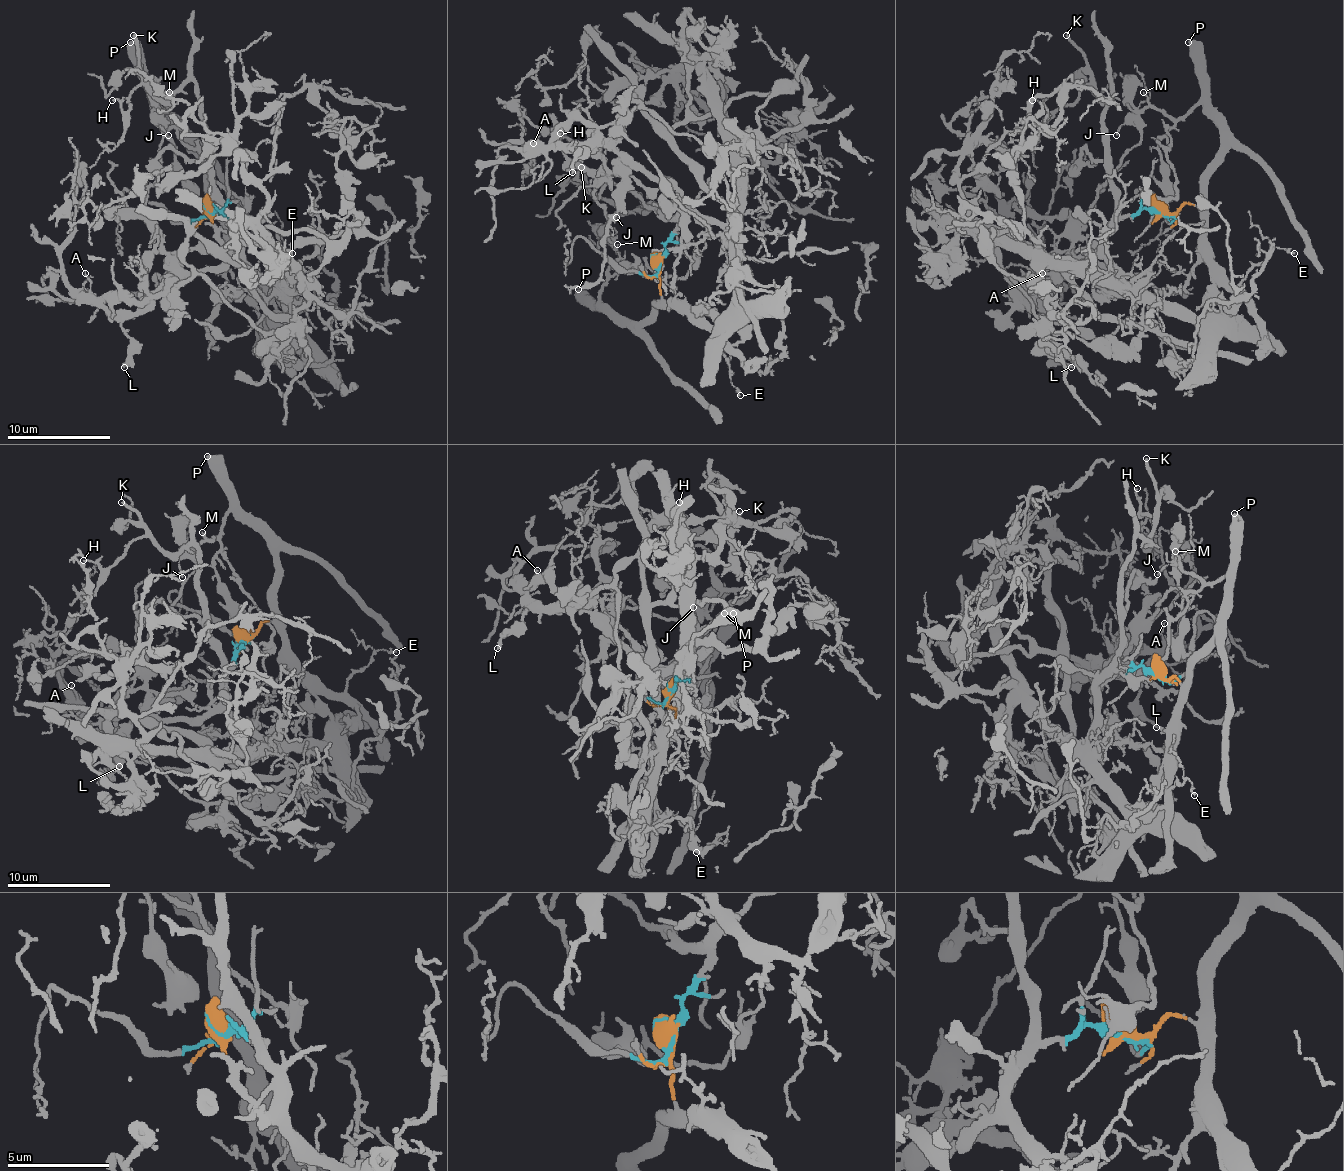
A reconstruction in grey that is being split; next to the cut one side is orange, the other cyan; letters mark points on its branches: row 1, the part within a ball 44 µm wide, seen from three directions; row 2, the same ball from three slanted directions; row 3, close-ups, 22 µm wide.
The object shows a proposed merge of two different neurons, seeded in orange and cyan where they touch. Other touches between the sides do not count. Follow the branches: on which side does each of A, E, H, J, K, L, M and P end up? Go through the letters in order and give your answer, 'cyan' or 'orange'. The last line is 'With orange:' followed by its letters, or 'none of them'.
A: cyan
E: orange
H: cyan
J: orange
K: cyan
L: cyan
M: orange
P: orange
With orange: E, J, M, P

